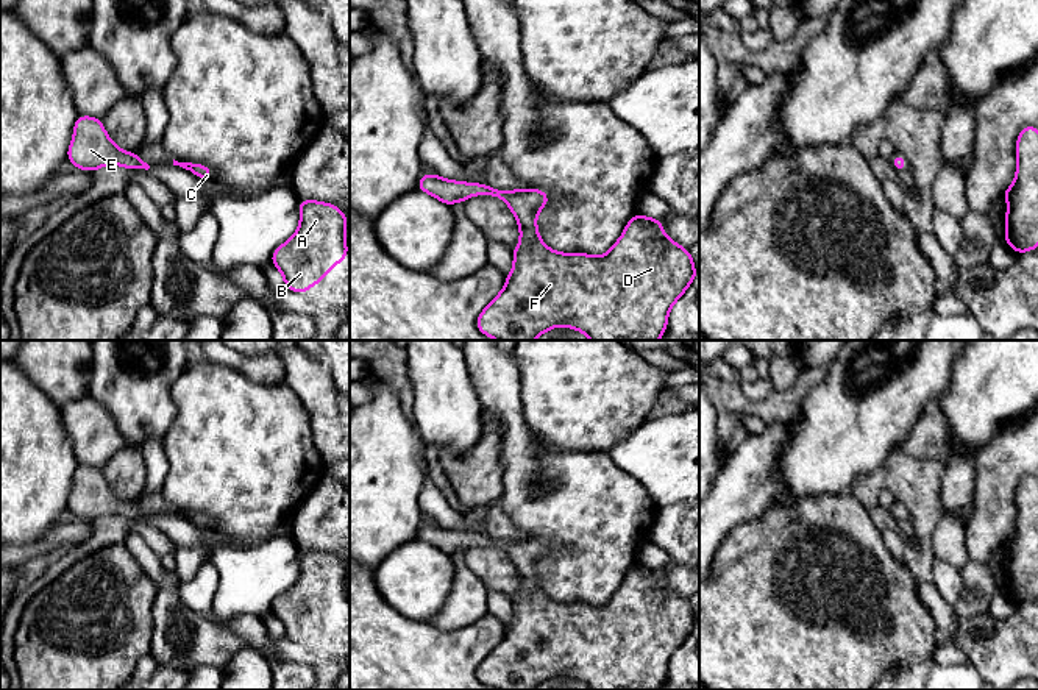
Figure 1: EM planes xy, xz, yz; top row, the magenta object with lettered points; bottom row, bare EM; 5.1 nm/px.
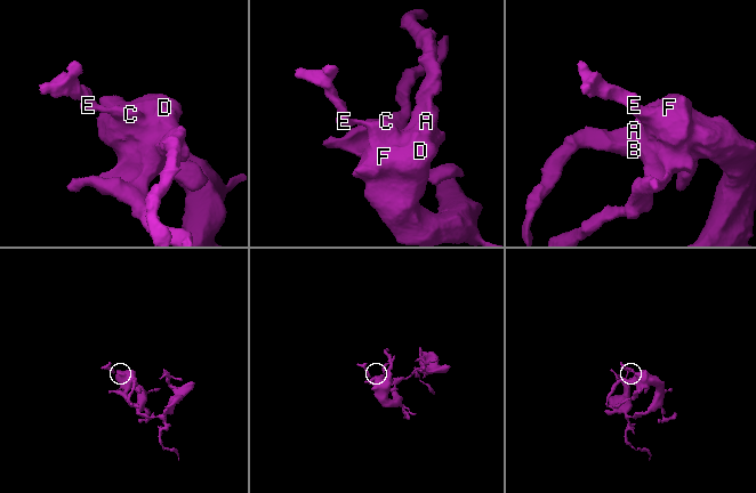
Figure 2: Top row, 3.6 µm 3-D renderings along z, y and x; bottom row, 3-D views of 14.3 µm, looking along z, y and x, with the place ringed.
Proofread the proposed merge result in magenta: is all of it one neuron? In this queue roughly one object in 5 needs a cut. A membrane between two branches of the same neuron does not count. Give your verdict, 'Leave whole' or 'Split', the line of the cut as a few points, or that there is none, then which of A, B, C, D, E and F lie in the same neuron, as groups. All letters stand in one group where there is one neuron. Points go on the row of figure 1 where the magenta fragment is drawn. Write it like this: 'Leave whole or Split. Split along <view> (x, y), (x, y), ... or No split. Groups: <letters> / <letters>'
Leave whole. No split. Groups: A B C D E F

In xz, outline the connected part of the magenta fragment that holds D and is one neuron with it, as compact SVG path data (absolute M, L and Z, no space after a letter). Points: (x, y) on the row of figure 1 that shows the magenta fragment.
M434 173L421 176L417 189L448 206L473 195L496 197L515 215L520 244L512 250L514 269L506 276L504 289L476 318L476 328L496 340L534 340L556 326L578 329L592 340L659 340L667 329L671 306L698 275L690 251L663 233L660 219L634 215L606 254L559 253L548 248L537 231L535 217L549 200L543 190L499 190Z

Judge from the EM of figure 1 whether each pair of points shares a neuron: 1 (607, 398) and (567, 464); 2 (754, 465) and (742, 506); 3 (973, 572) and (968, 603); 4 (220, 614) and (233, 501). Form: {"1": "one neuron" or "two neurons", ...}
{"1": "two neurons", "2": "one neuron", "3": "one neuron", "4": "two neurons"}

